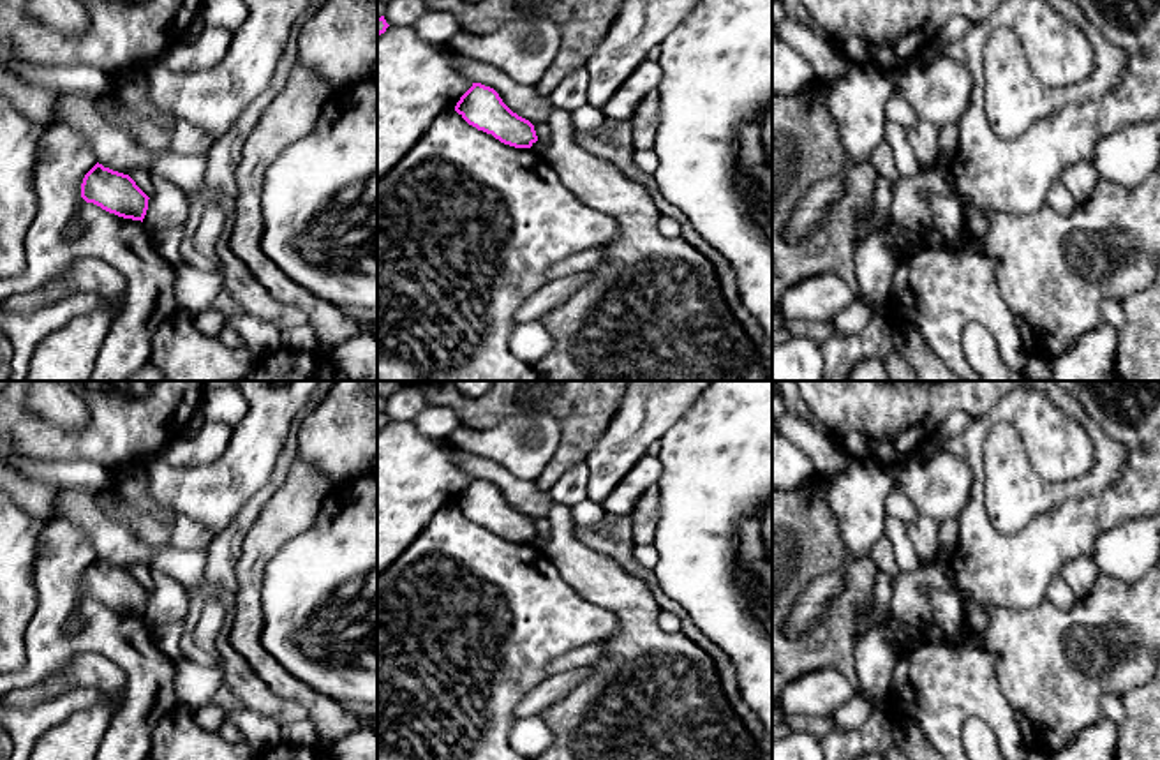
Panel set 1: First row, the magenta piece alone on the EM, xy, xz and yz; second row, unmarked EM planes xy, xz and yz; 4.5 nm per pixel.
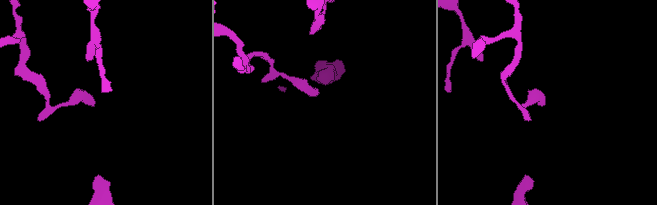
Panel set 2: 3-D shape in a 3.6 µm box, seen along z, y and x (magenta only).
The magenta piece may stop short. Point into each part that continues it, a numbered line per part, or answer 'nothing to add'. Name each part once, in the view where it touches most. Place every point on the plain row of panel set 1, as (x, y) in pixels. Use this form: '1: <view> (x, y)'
nothing to add

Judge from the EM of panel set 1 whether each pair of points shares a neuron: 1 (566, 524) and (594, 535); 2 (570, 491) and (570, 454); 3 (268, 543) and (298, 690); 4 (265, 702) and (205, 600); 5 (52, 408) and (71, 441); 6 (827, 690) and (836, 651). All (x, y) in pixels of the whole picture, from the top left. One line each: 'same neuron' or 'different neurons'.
1: different neurons
2: different neurons
3: same neuron
4: same neuron
5: different neurons
6: different neurons

